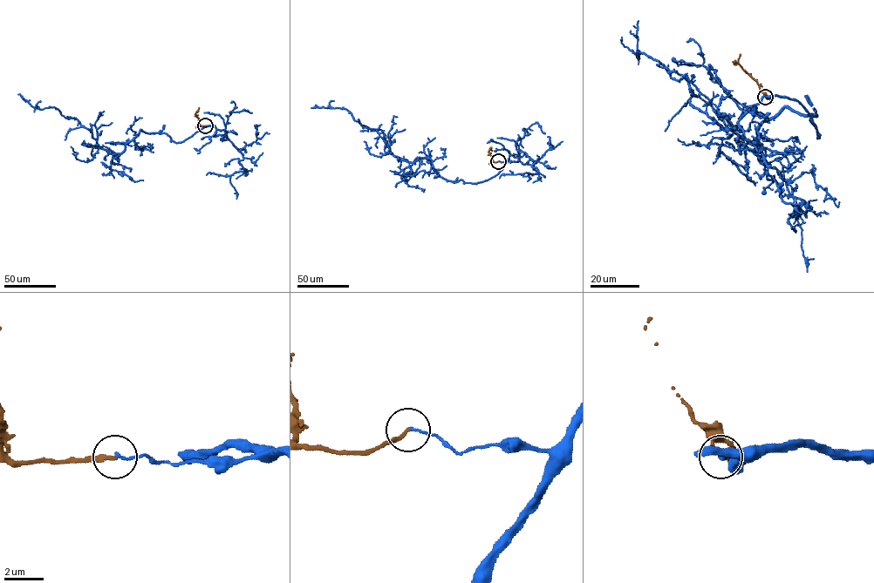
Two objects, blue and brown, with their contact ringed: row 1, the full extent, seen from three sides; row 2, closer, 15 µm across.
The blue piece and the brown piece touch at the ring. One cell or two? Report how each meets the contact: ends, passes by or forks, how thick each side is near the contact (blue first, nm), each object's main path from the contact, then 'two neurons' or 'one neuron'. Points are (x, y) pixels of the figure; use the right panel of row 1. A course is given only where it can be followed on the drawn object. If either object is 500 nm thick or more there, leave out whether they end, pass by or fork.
blue ends | brown ends | 130/200 nm | blue via (766, 97), (819, 137), (783, 107), (765, 165), (638, 58), (638, 22) | brown via (766, 97), (738, 63), (740, 54) | two neurons

